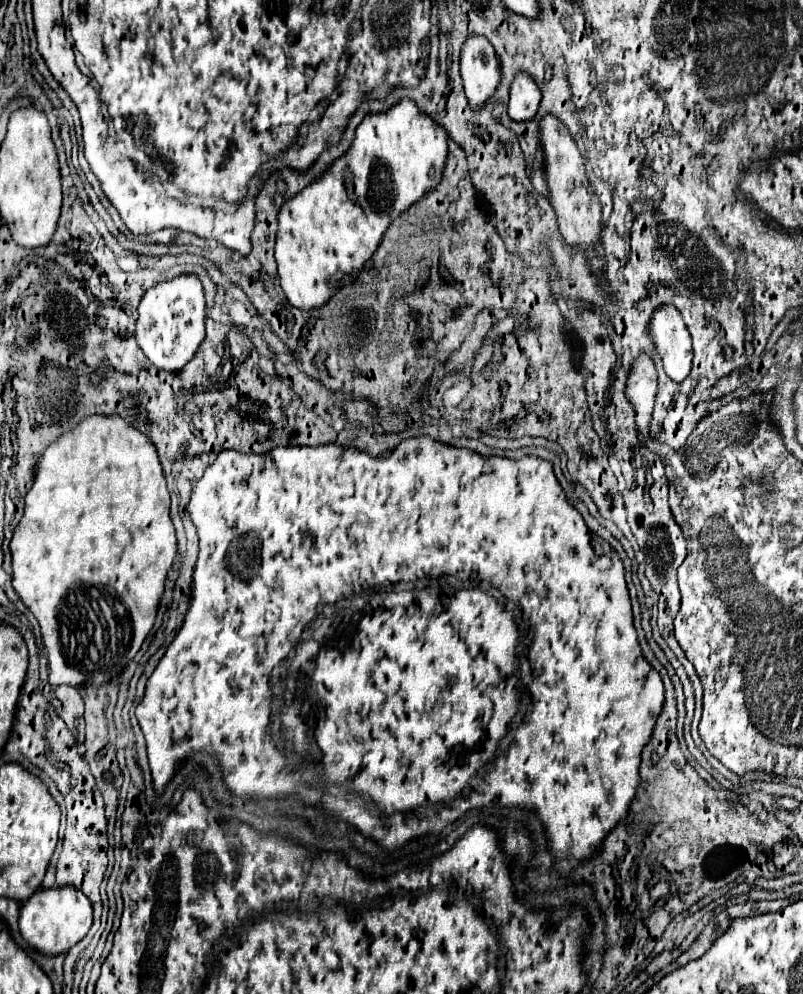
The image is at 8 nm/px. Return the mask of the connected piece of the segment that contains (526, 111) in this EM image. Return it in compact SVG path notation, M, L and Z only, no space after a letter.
M516 72L512 86L510 86L510 102L508 102L508 114L512 120L524 122L532 120L538 112L542 94L538 84L526 76L526 72Z

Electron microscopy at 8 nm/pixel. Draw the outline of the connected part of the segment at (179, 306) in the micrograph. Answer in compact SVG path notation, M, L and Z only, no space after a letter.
M182 274L172 278L170 282L160 282L144 292L138 304L136 340L140 350L156 368L180 370L200 348L204 340L204 322L206 304L202 282L194 274Z

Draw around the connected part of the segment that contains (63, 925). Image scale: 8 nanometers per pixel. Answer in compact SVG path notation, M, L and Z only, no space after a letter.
M74 886L58 888L38 888L30 900L22 904L20 910L20 932L30 948L42 954L60 954L70 946L80 942L92 926L92 906L90 900Z

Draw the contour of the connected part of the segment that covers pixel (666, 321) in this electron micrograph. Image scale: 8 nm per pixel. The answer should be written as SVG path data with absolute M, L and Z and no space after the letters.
M672 304L656 308L646 334L652 340L654 350L662 358L666 376L674 382L682 382L690 374L692 344L678 308L674 308Z

